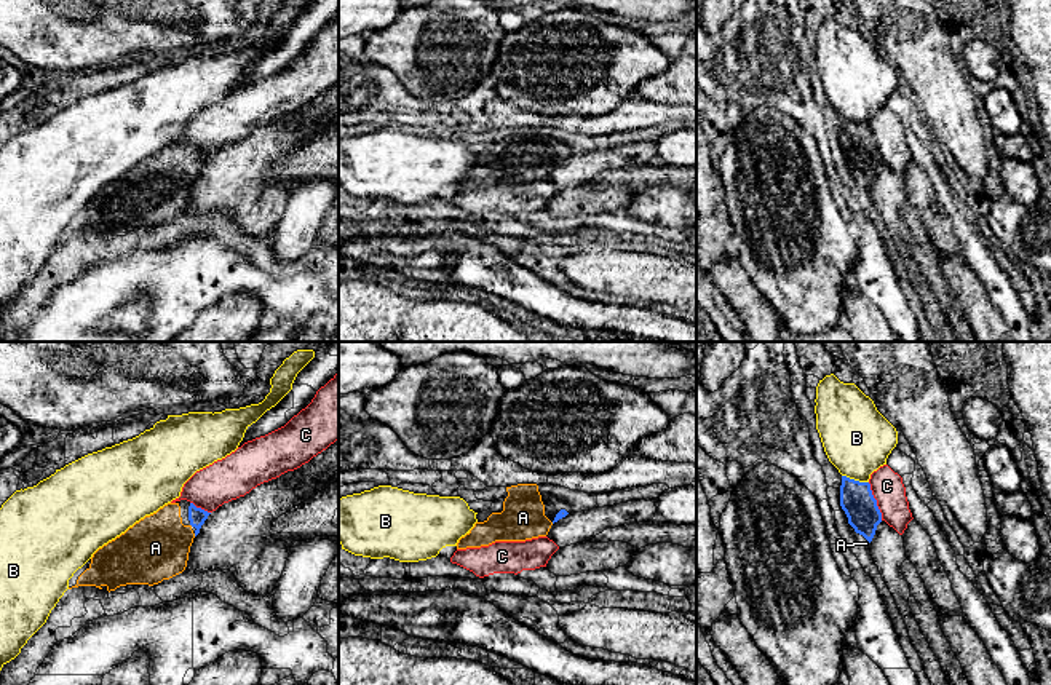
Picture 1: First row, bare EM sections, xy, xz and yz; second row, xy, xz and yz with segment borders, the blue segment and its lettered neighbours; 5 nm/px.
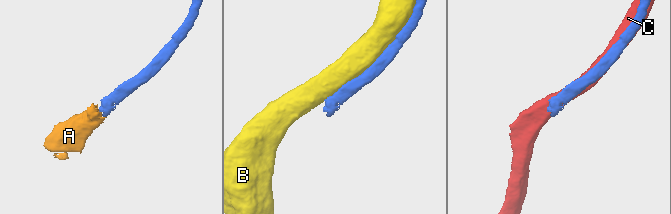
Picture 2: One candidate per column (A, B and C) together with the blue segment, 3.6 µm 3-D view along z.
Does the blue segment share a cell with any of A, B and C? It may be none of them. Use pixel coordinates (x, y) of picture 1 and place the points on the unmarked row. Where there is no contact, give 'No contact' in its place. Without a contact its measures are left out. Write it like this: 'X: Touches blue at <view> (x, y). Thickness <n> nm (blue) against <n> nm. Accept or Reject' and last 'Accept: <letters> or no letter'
A: No contact. Accept
B: Touches blue at yz (853, 122). Thickness 170 nm (blue) against 340 nm. Reject
C: Touches blue at yz (876, 144). Thickness 170 nm (blue) against 160 nm. Reject
Accept: A

